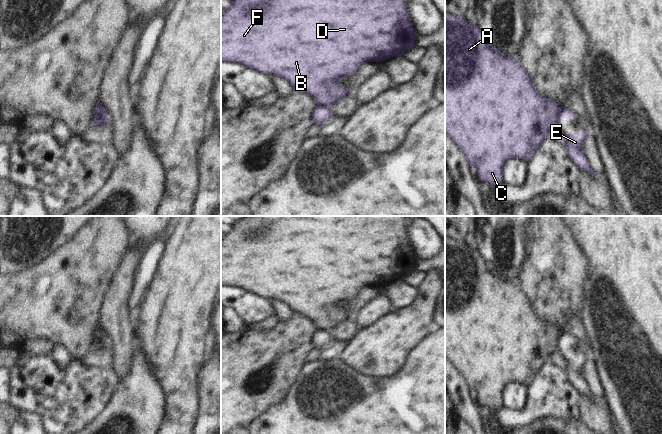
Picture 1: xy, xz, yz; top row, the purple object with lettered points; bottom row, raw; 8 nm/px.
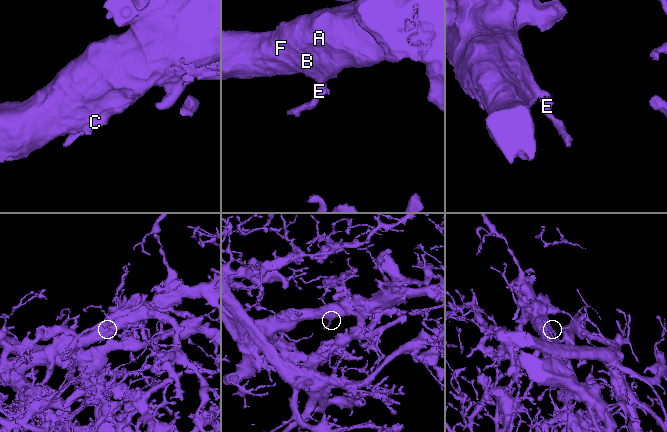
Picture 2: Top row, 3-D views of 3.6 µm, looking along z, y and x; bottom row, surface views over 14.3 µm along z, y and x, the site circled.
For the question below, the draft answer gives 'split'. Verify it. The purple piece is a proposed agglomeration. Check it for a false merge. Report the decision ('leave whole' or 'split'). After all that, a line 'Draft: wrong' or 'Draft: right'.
split
Draft: right

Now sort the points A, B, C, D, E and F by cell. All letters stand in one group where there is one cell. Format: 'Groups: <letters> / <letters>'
Groups: A B C D F / E

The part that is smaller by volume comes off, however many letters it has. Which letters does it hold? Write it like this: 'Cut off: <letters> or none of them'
Cut off: E

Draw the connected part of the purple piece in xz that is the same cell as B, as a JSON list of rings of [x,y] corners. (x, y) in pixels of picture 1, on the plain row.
[[[245,216],[244,218],[239,219],[235,223],[233,223],[230,226],[229,231],[225,233],[223,238],[221,239],[221,285],[236,286],[267,299],[277,299],[288,305],[292,313],[298,313],[311,320],[315,324],[317,329],[330,331],[338,322],[345,319],[353,318],[353,315],[349,314],[348,312],[341,311],[340,304],[342,302],[347,302],[356,297],[357,293],[363,287],[381,286],[391,281],[401,280],[407,273],[414,271],[414,267],[418,258],[415,256],[412,250],[411,243],[409,241],[406,231],[406,221],[410,217],[422,218],[422,216]]]

